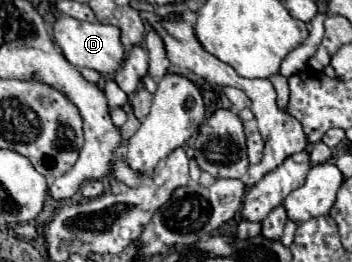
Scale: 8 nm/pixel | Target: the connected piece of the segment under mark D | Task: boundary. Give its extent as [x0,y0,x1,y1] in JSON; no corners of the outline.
[53,16,125,76]

